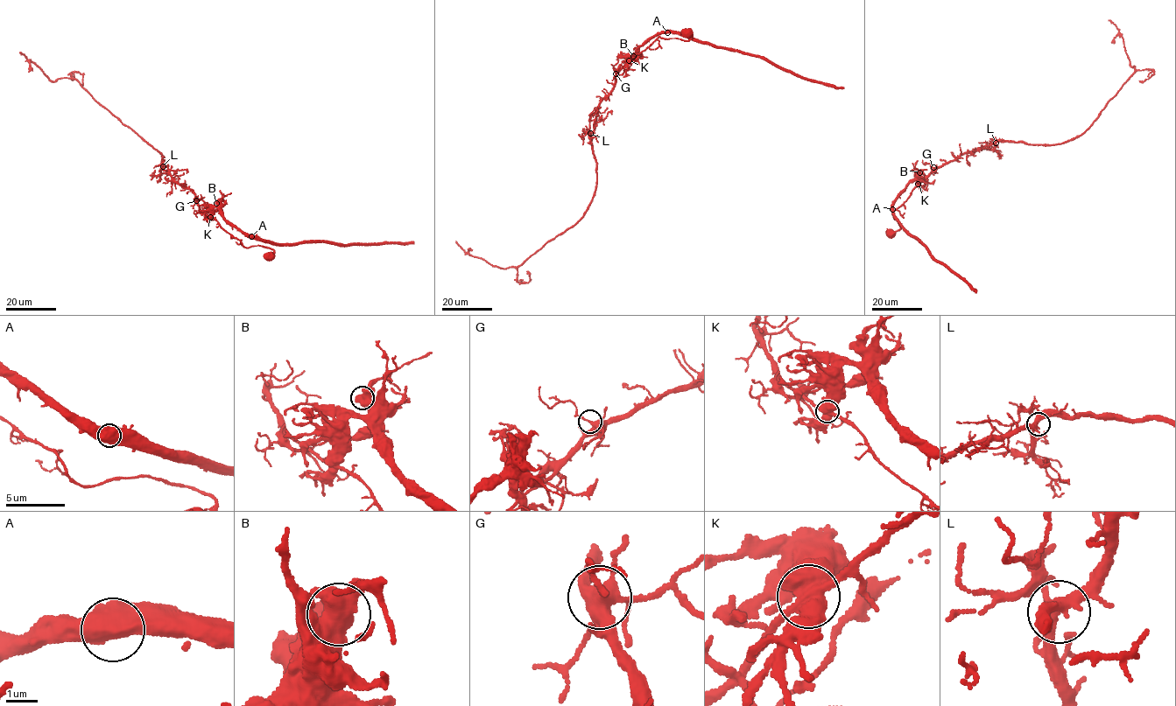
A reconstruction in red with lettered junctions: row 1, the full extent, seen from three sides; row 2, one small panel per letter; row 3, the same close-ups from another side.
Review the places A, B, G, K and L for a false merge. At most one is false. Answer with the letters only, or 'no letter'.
K

